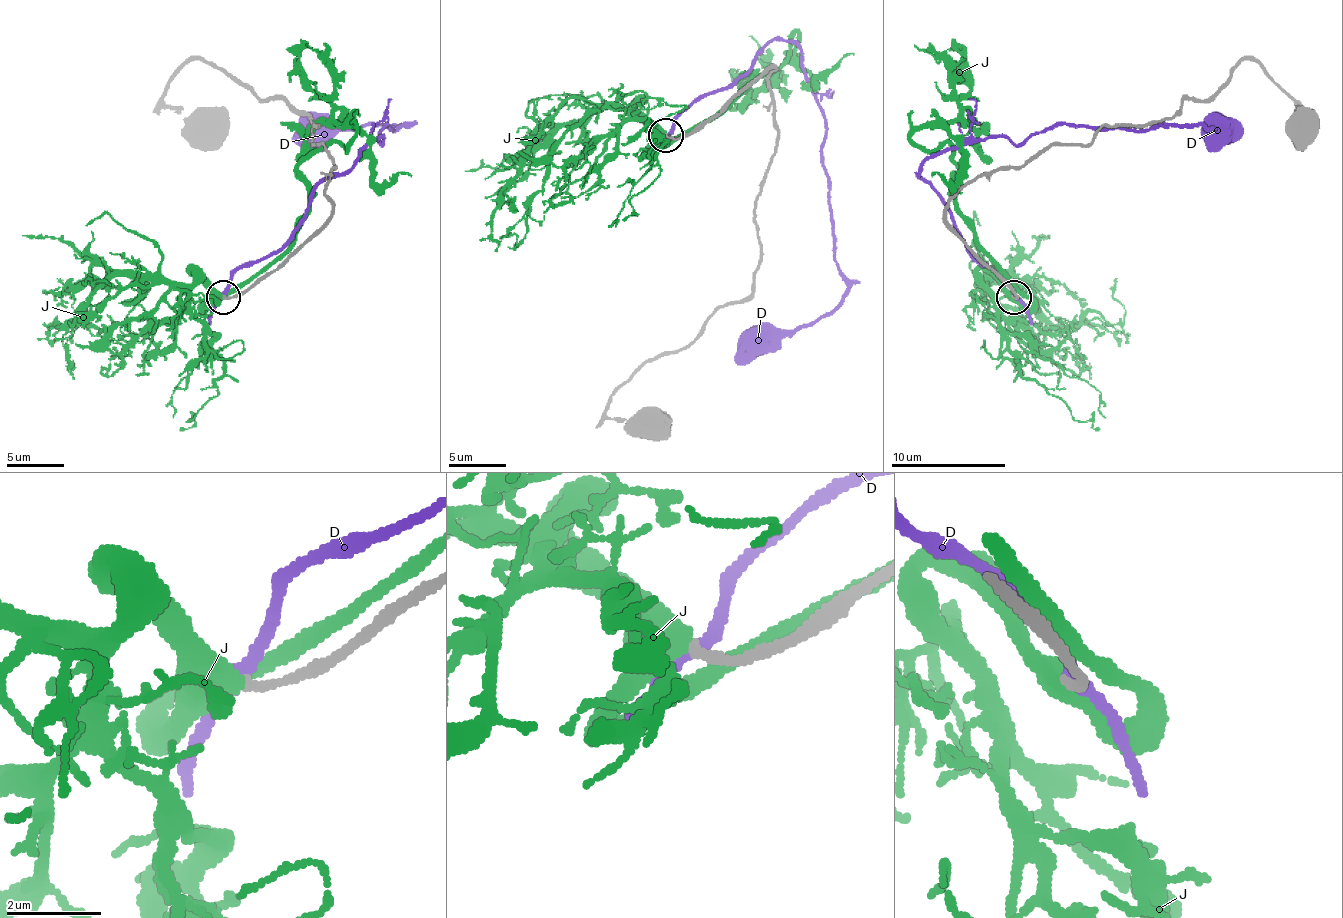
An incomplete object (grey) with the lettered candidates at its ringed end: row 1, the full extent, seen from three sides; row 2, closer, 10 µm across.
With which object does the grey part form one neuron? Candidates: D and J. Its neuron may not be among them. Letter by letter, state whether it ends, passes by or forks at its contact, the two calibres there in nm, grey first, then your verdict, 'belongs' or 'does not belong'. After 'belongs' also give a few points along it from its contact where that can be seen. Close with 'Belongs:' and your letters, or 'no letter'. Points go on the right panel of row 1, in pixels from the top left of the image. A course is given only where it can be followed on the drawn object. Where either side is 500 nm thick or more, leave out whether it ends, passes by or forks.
D: it passes by; 200 nm thick on the grey side, 260 nm on the other; does not belong
J: 190 nm thick on the grey side, 550 nm on the other; belongs; it runs (1011, 298), (957, 206), (945, 143), (922, 148), (911, 137), (960, 111), (951, 71), (914, 45)
Belongs: J

